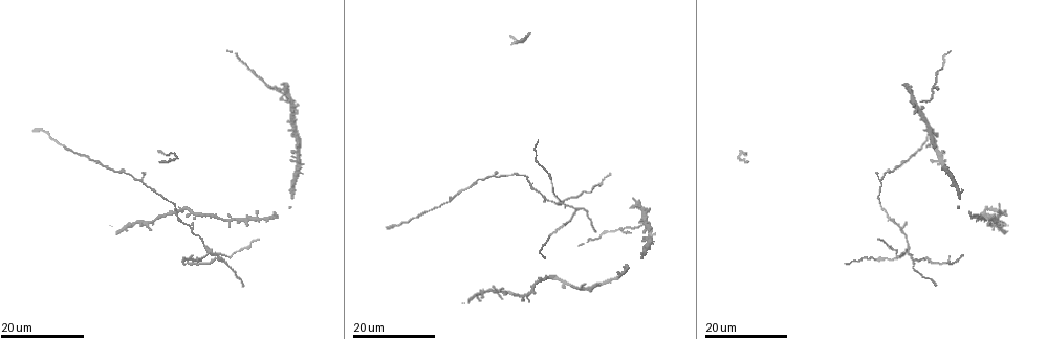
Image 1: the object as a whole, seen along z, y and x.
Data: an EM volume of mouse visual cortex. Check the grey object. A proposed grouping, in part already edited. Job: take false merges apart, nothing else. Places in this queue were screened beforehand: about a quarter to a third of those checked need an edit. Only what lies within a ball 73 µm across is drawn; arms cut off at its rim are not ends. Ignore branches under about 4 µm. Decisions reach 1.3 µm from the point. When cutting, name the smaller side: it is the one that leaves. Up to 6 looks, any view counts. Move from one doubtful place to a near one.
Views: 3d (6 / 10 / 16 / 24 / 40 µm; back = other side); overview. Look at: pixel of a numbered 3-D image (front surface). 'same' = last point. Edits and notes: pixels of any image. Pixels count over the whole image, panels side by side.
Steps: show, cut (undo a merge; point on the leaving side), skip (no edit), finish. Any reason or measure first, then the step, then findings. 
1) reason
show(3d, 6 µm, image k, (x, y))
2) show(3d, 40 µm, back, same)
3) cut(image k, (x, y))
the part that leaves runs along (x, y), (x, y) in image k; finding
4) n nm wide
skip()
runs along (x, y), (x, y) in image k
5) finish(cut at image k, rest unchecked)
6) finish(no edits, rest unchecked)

four arms meet
show(3d, 24 µm, image 1, (562, 202))

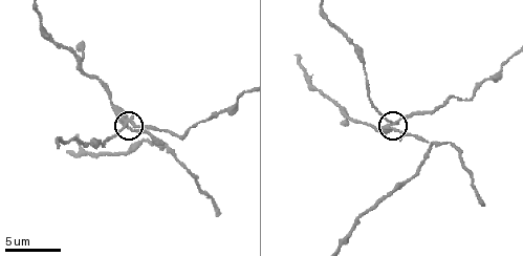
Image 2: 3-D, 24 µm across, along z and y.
show(3d, 6 µm, image 2, (392, 123))

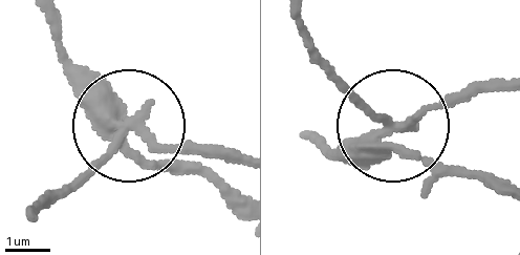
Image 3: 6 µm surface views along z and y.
cut(image 3, (92, 173))
the part that leaves runs along (106, 118), (113, 148), (38, 216) in image 3; two cells meet here

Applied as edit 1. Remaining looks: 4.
three-way junction
show(3d, 24 µm, image 1, (140, 180))

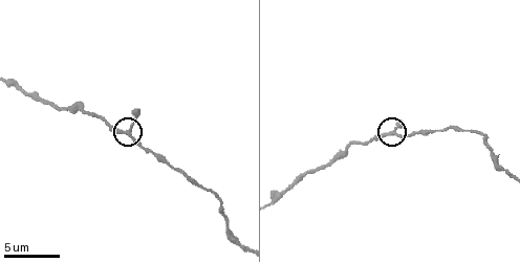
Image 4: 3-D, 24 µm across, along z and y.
closer look
show(3d, 6 µm, image 4, (390, 132))

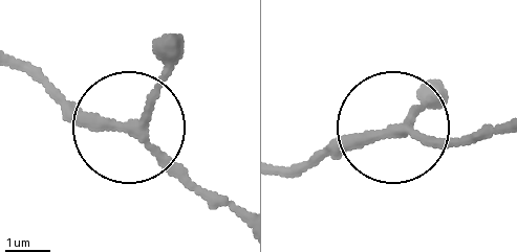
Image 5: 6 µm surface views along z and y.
skip()
runs along (240, 218), (195, 195), (116, 119), (71, 112), (19, 71) in image 5; all the same cell

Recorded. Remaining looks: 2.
two arms in line, one across
show(3d, 6 µm, image 2, (169, 149))

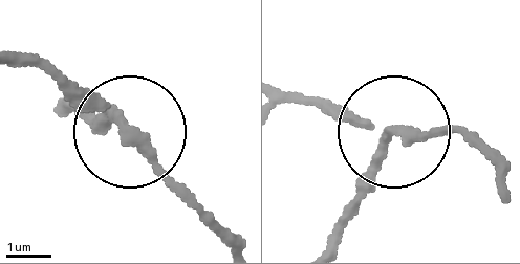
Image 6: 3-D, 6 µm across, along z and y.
3 arms
cut(image 6, (92, 122))
two cells meet here

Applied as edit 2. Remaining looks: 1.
finish(cut at image 3, cut at image 6, rest unchecked)

